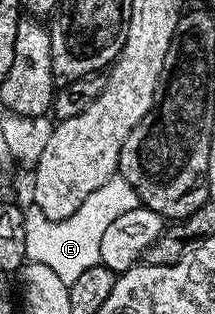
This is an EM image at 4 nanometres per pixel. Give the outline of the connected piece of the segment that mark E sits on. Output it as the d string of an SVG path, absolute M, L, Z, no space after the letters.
M120 176L109 178L101 188L91 192L83 200L79 208L69 217L61 221L46 218L42 210L31 206L25 210L24 231L26 233L25 257L30 262L37 262L49 266L65 284L75 282L76 277L87 269L98 265L100 241L107 232L107 227L113 220L123 216L131 208L138 205L137 194L127 184L127 180Z

